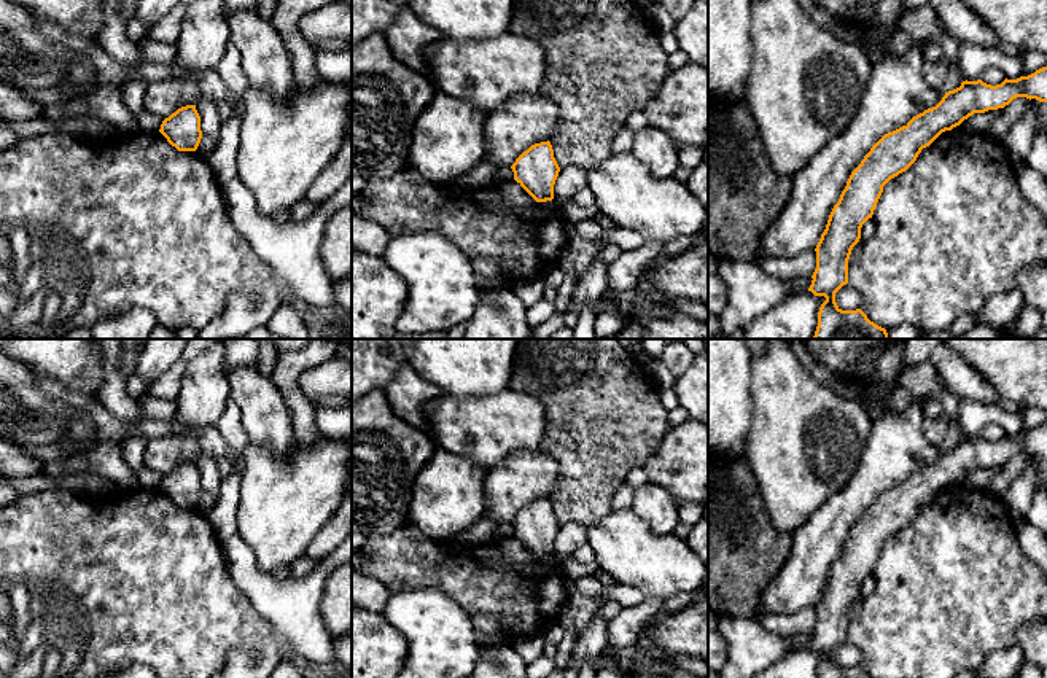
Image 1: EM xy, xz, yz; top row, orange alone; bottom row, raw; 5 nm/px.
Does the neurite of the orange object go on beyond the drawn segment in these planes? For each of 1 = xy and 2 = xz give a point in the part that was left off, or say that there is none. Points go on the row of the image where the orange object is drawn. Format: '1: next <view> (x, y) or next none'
1: next none
2: next none

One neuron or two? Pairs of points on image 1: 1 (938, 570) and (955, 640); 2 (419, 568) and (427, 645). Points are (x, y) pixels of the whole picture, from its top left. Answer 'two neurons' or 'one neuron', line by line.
1: one neuron
2: two neurons

